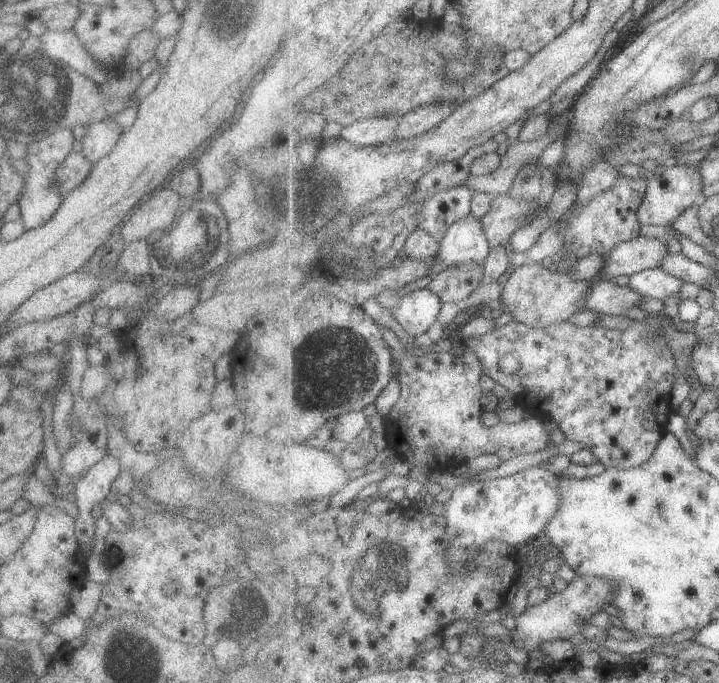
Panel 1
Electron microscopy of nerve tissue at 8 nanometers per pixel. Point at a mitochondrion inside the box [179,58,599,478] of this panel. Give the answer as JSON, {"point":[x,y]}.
{"point":[341,354]}

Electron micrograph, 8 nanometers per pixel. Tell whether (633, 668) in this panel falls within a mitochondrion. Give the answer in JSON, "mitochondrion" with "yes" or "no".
{"mitochondrion":"no"}

